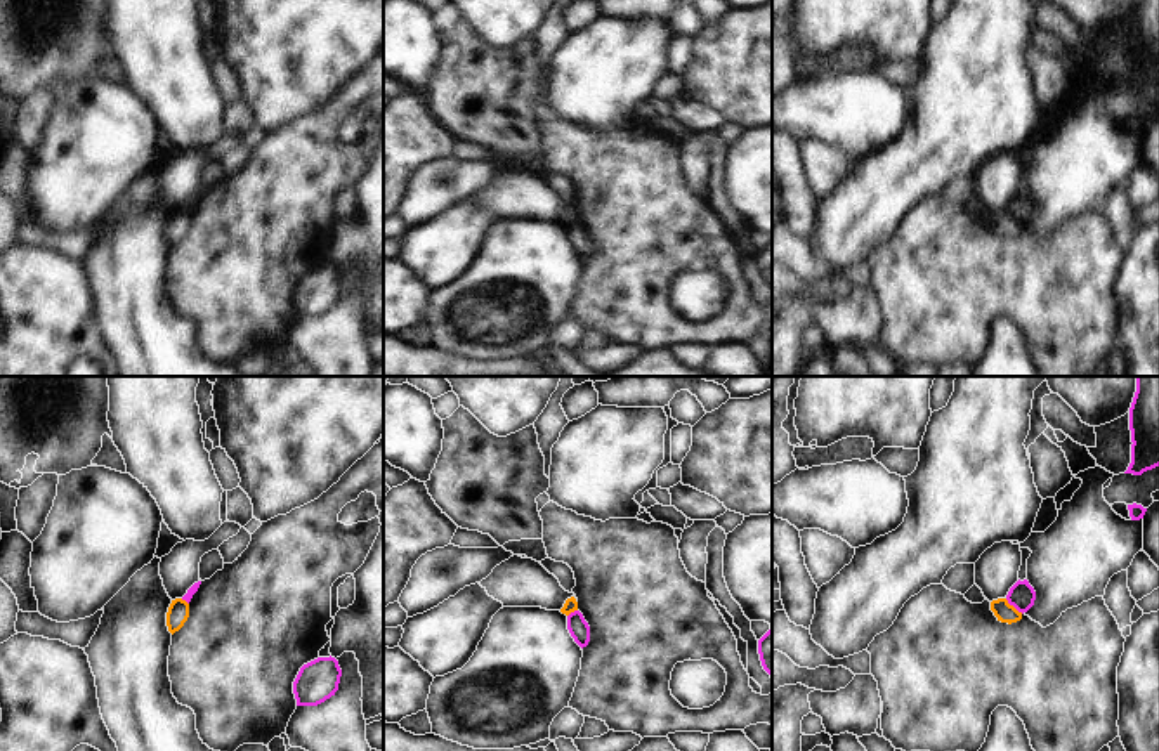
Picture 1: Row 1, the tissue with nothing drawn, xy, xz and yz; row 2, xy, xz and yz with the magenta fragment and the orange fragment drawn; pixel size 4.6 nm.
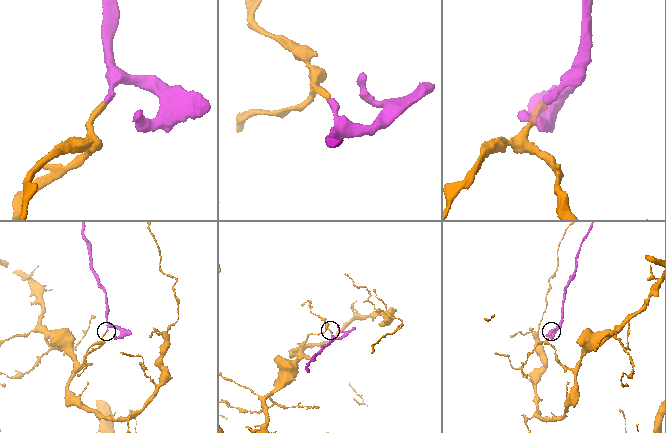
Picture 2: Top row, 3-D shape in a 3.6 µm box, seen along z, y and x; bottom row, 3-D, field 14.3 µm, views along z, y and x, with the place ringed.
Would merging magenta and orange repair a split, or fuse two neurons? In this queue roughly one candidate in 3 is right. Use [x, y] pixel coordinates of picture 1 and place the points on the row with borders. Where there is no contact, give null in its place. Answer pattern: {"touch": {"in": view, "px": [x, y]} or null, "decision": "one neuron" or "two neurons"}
{"touch": {"in": "yz", "px": [1014, 606]}, "decision": "two neurons"}

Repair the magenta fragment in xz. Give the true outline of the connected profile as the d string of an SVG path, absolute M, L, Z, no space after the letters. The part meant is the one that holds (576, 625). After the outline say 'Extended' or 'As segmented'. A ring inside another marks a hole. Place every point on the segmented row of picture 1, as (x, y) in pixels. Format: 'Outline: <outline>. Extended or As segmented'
Outline: M574 611L567 616L567 630L581 649L588 645L590 626L580 611Z. As segmented

